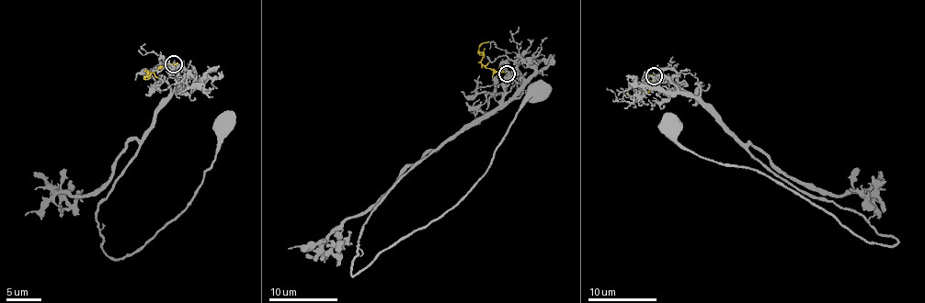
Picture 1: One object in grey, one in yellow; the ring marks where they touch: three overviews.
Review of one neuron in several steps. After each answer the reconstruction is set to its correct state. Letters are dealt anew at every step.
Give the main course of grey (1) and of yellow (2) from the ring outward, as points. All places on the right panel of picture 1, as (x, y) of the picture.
1: (654, 75), (668, 74), (778, 176), (898, 241), (864, 241), (757, 170), (689, 151), (665, 113)
2: (654, 75), (654, 84), (634, 96), (627, 92)

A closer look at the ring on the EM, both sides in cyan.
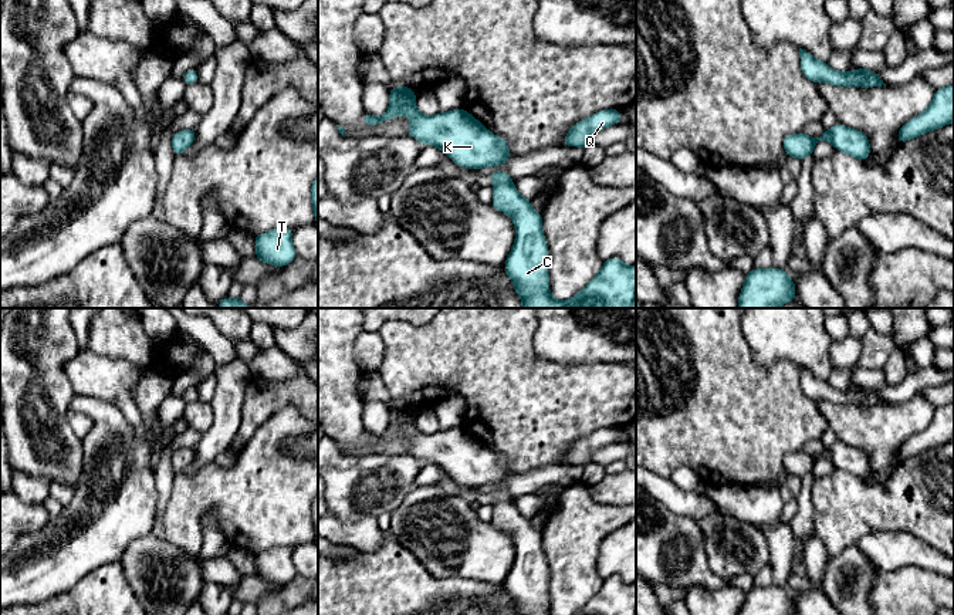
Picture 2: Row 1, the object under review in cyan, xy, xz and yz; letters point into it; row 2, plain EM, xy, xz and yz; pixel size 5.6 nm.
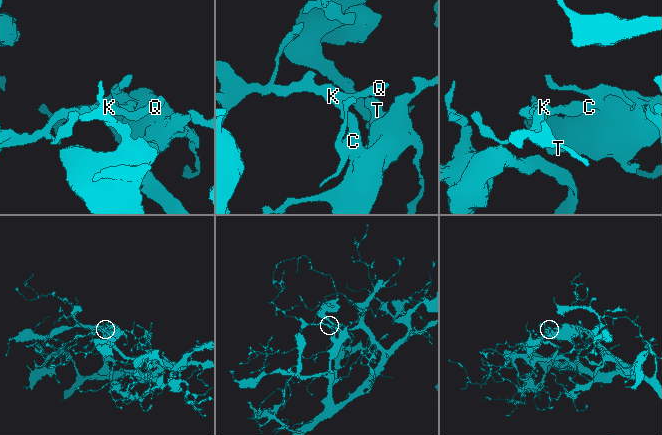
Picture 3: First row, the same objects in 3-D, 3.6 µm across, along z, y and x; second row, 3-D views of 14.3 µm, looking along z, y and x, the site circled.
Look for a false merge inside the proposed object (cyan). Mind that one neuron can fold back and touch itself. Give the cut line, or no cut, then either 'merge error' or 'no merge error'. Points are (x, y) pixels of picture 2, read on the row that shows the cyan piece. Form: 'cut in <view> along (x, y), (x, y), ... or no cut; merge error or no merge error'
no cut; no merge error

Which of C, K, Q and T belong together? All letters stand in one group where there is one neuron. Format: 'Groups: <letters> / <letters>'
Groups: C K Q T

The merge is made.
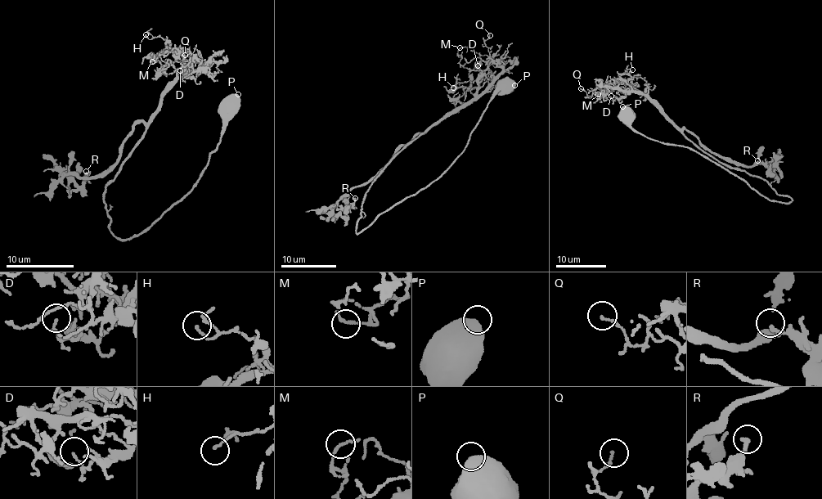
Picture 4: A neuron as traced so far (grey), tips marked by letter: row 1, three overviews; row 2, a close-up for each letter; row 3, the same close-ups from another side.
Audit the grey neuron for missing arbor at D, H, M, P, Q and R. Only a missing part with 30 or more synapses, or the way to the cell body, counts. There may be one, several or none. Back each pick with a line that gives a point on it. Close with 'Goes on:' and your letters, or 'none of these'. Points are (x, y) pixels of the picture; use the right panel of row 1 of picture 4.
Goes on: none of these

